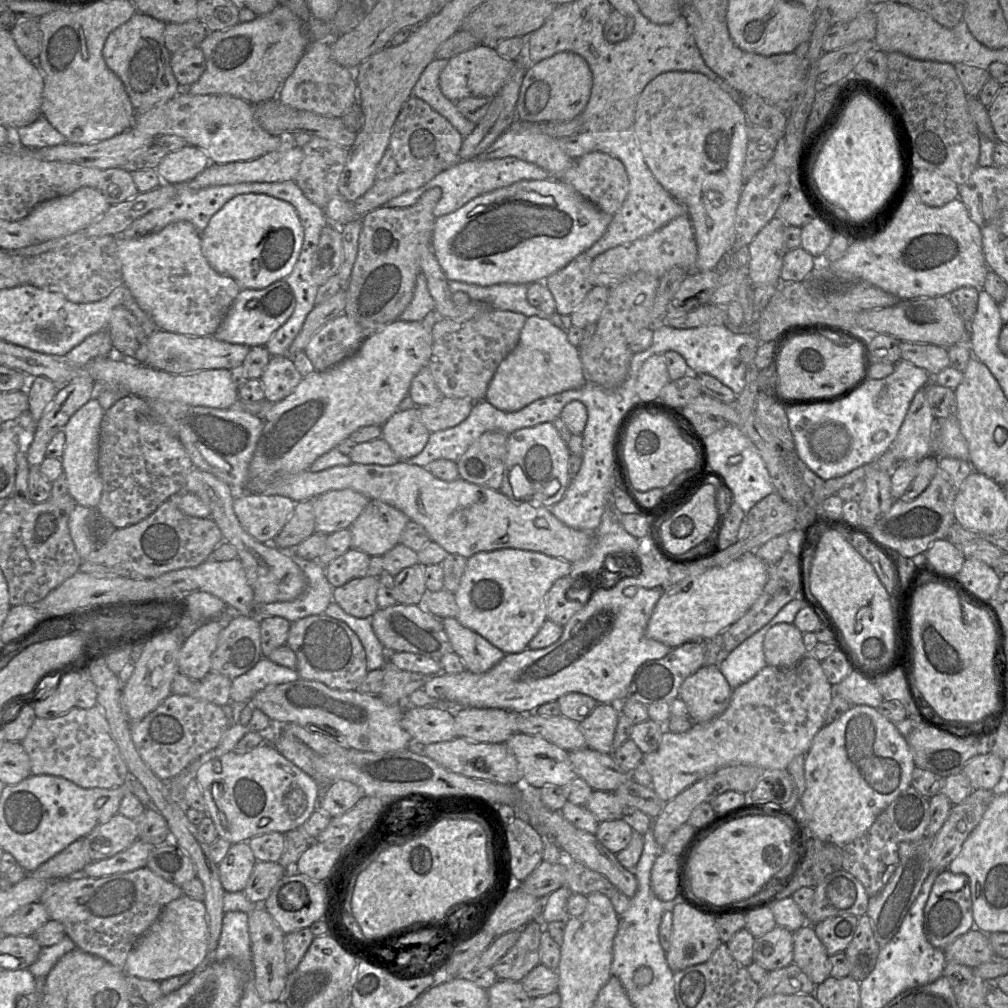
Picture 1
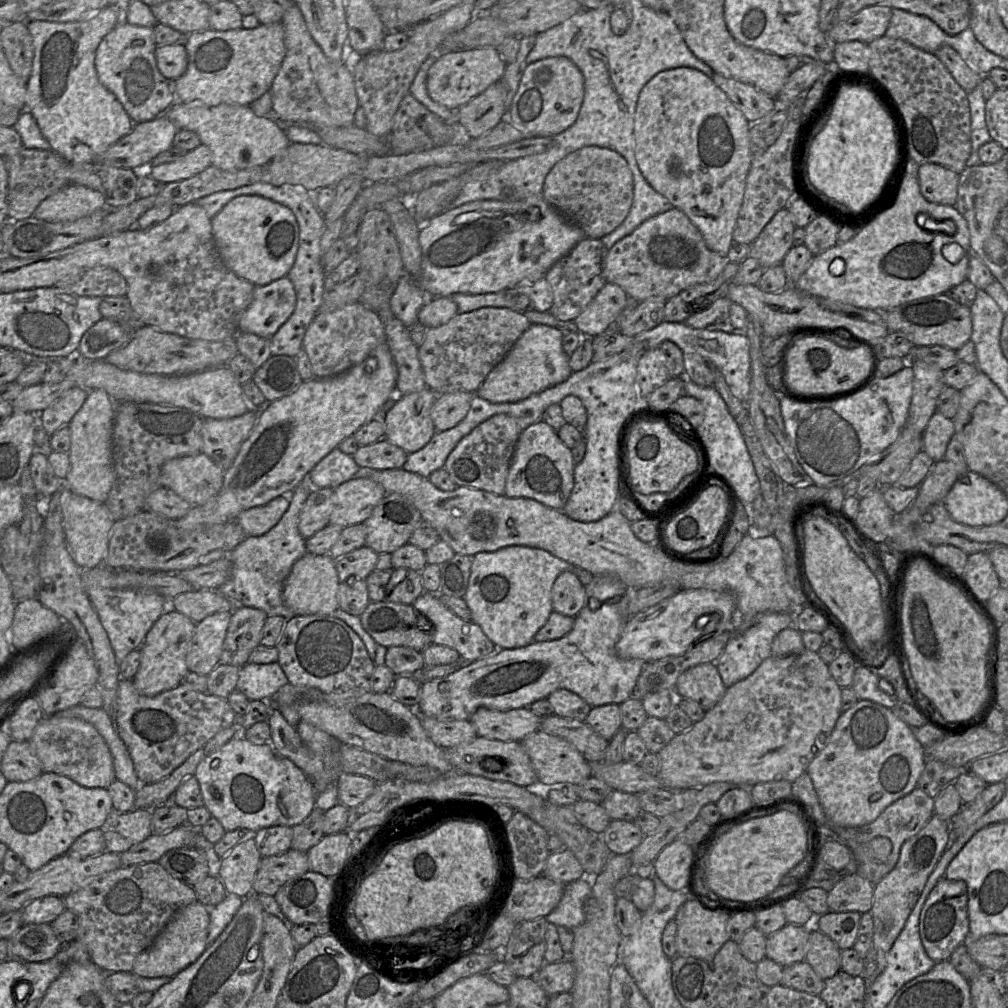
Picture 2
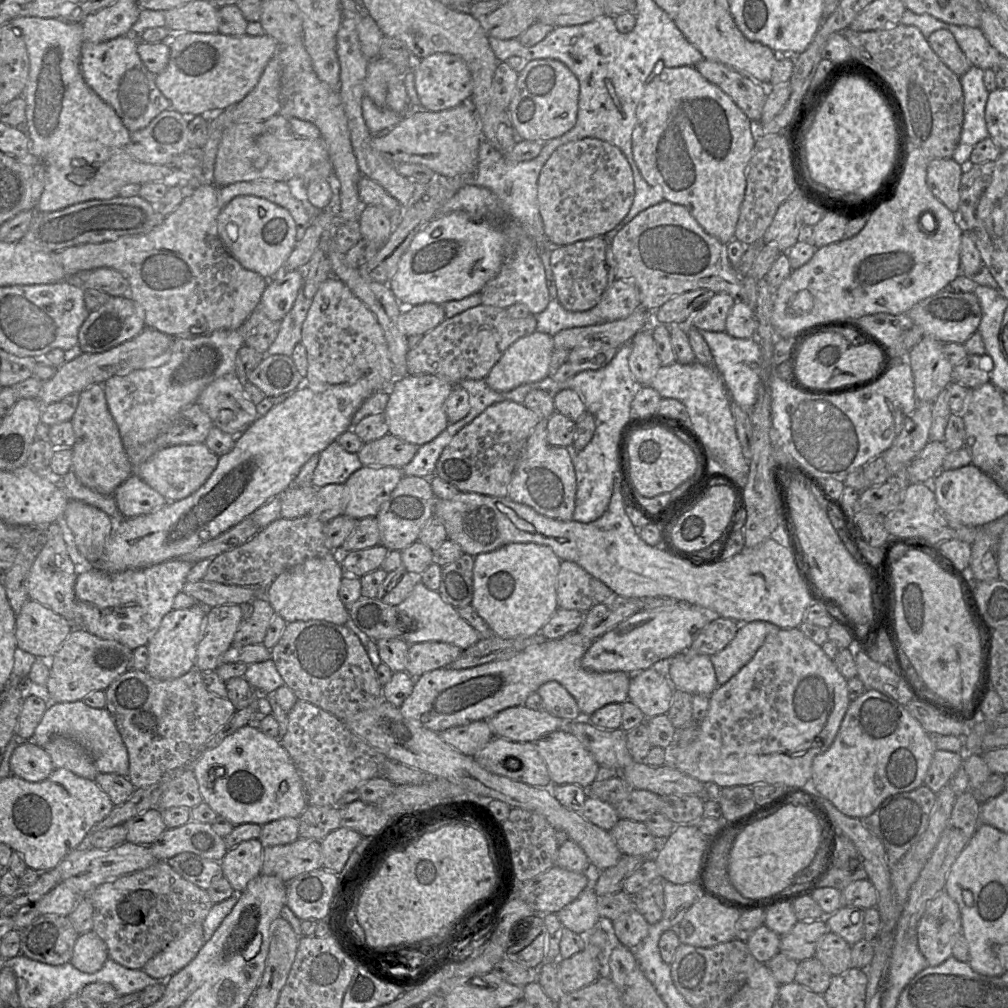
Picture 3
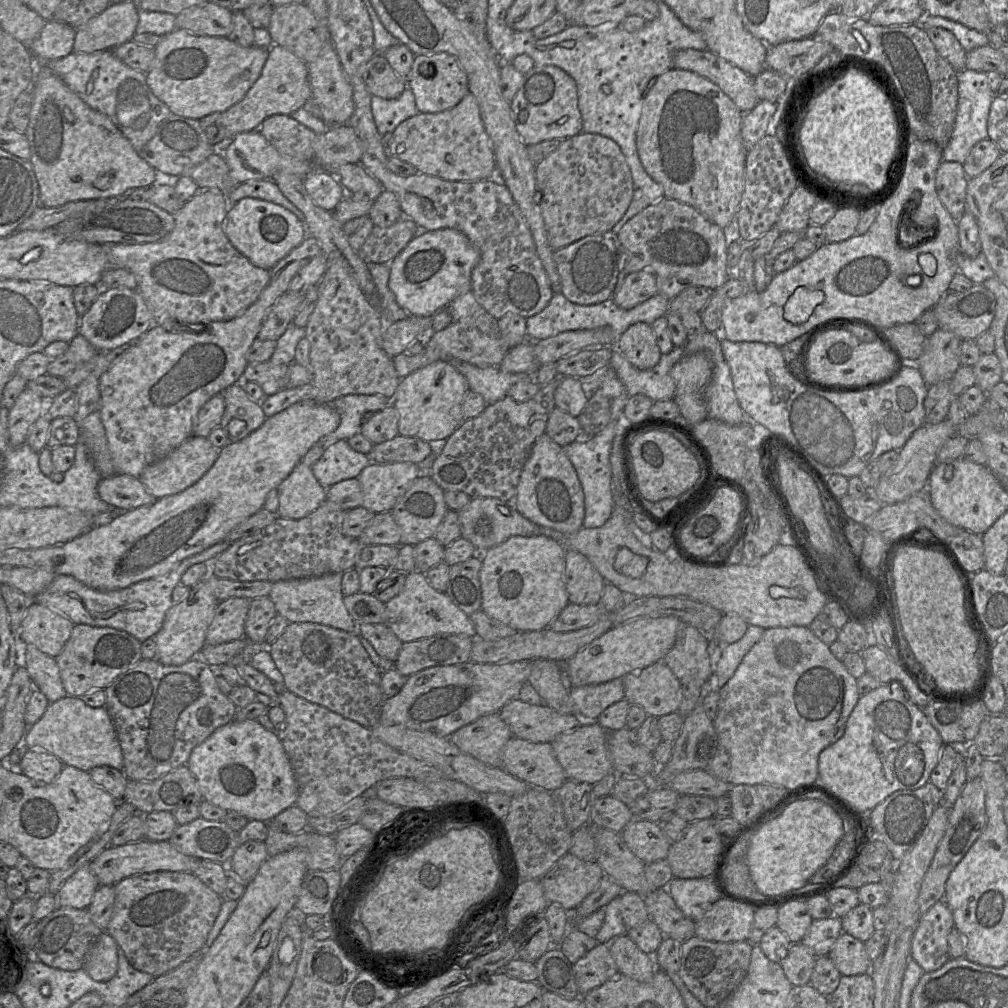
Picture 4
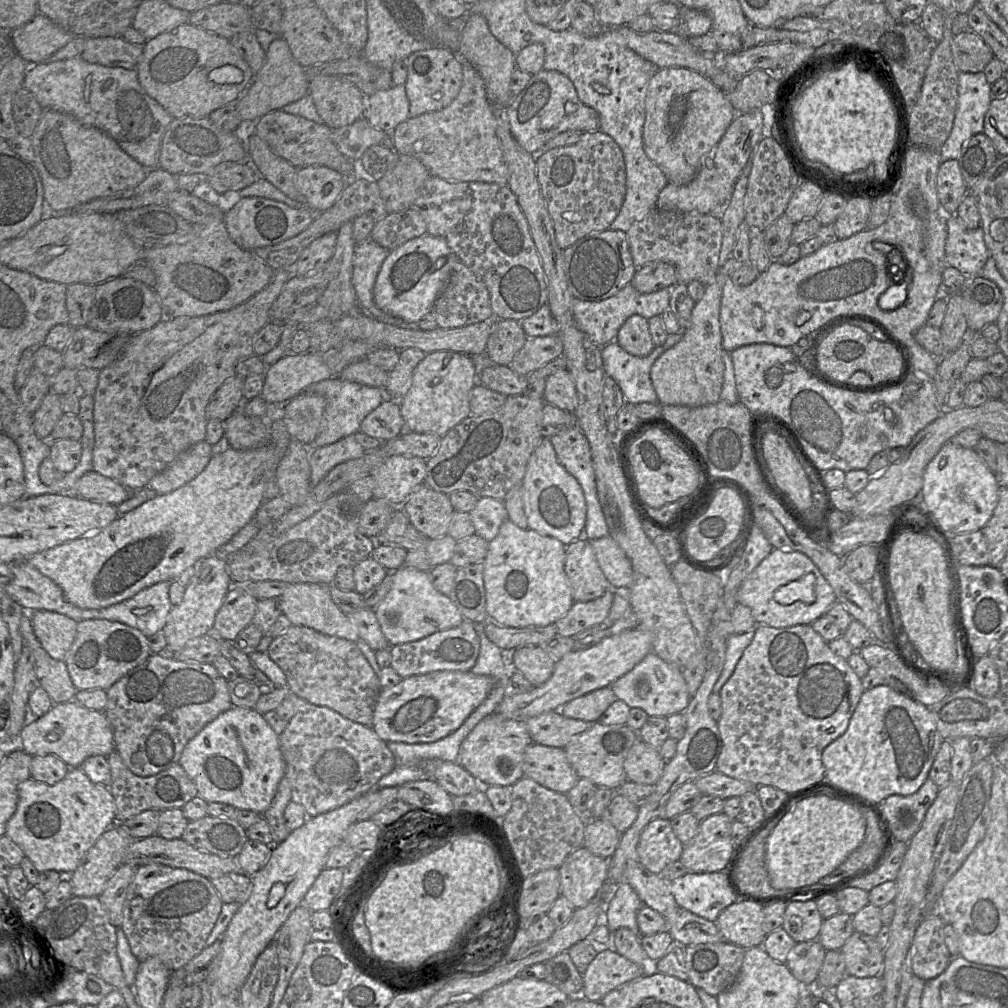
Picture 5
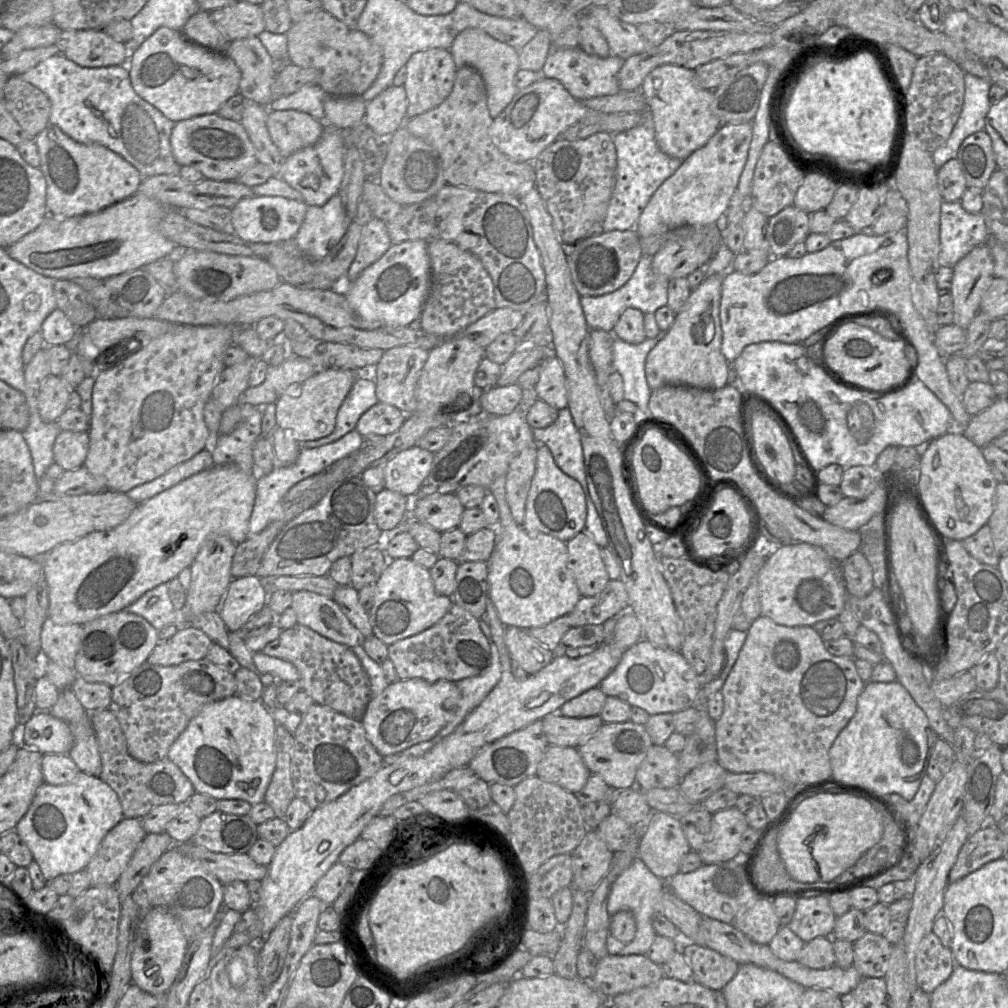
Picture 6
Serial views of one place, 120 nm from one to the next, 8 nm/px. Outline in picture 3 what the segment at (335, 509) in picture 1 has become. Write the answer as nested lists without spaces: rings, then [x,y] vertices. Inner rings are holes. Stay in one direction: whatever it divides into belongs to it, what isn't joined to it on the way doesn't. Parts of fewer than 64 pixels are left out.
[[[363,466],[345,482],[347,506],[344,514],[354,519],[376,517],[382,504],[403,478],[401,468]]]

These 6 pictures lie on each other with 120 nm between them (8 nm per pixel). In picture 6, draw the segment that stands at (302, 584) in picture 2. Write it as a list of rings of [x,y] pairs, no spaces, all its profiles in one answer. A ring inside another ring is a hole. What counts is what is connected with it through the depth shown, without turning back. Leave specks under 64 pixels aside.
[[[296,591],[292,593],[290,607],[296,614],[297,624],[350,648],[362,644],[364,638],[360,631],[332,598],[314,592]]]

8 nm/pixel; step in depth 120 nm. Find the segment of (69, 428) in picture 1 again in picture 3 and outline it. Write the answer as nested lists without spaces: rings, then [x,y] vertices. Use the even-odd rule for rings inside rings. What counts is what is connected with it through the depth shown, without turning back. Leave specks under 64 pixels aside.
[[[93,384],[79,393],[78,406],[71,422],[75,434],[71,470],[84,486],[102,495],[112,496],[116,488],[133,474],[133,468],[101,384]]]

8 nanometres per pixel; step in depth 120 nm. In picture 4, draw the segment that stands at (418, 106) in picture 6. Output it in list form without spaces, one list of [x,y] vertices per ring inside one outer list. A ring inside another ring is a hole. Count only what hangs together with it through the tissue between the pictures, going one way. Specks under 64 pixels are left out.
[[[445,52],[415,55],[407,79],[419,113],[439,113],[455,107],[468,94],[466,72],[457,59]]]

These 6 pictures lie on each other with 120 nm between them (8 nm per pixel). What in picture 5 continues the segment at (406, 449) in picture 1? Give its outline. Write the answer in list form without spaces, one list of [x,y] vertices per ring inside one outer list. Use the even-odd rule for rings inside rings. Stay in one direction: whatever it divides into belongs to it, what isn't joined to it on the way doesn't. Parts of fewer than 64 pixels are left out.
[[[453,351],[426,354],[415,368],[407,392],[398,400],[405,432],[443,437],[471,415],[470,393],[475,385],[476,369],[470,356]]]

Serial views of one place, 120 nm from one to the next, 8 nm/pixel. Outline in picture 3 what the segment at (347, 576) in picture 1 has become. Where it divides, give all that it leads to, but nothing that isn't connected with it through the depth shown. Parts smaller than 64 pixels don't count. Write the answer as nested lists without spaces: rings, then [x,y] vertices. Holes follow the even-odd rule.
[[[383,545],[350,551],[340,555],[344,576],[362,576],[382,567],[389,549]]]

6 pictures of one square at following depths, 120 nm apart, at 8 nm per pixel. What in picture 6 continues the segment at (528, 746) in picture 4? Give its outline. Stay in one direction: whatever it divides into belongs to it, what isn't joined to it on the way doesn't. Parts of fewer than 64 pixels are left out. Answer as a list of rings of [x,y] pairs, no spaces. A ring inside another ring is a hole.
[[[557,745],[547,747],[537,769],[539,778],[574,794],[585,786],[591,774],[577,747]]]

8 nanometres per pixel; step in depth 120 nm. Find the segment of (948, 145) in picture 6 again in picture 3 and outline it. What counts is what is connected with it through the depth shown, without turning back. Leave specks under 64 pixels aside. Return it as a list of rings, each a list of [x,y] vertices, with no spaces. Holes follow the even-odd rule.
[[[971,65],[968,71],[960,76],[964,97],[964,117],[960,141],[952,159],[961,166],[967,166],[974,146],[989,137],[985,122],[985,108],[989,95],[983,81],[983,69]]]

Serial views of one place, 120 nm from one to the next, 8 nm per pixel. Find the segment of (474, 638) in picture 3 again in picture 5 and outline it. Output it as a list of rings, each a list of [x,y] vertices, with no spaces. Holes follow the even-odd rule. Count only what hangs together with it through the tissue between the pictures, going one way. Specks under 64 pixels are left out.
[[[402,566],[391,573],[391,588],[374,609],[381,630],[391,646],[416,641],[460,625],[464,616],[449,598],[432,584],[428,571]]]

